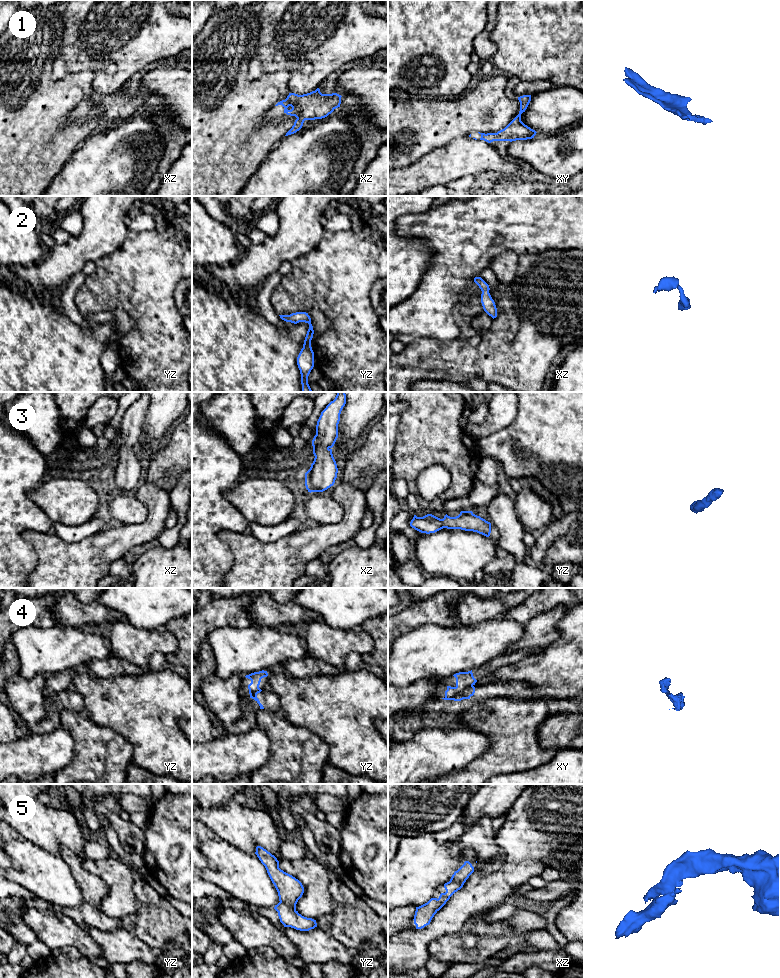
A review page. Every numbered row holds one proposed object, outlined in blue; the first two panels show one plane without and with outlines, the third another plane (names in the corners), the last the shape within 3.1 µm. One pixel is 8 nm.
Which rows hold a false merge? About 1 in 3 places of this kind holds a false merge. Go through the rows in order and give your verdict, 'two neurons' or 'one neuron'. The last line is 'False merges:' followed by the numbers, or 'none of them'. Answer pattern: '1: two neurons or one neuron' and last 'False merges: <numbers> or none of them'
1: one neuron
2: one neuron
3: one neuron
4: two neurons
5: one neuron
False merges: 4

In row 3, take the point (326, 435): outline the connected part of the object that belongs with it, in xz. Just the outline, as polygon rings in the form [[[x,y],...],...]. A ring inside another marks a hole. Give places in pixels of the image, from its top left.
[[[337,392],[333,401],[321,412],[312,440],[315,456],[310,469],[305,473],[308,492],[323,492],[334,485],[338,468],[332,454],[332,447],[338,438],[340,414],[346,404],[345,392]]]

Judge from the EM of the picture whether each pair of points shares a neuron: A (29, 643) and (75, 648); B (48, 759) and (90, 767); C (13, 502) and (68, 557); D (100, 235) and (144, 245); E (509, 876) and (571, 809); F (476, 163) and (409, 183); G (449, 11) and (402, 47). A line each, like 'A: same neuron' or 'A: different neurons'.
A: same neuron
B: different neurons
C: different neurons
D: different neurons
E: same neuron
F: same neuron
G: same neuron

